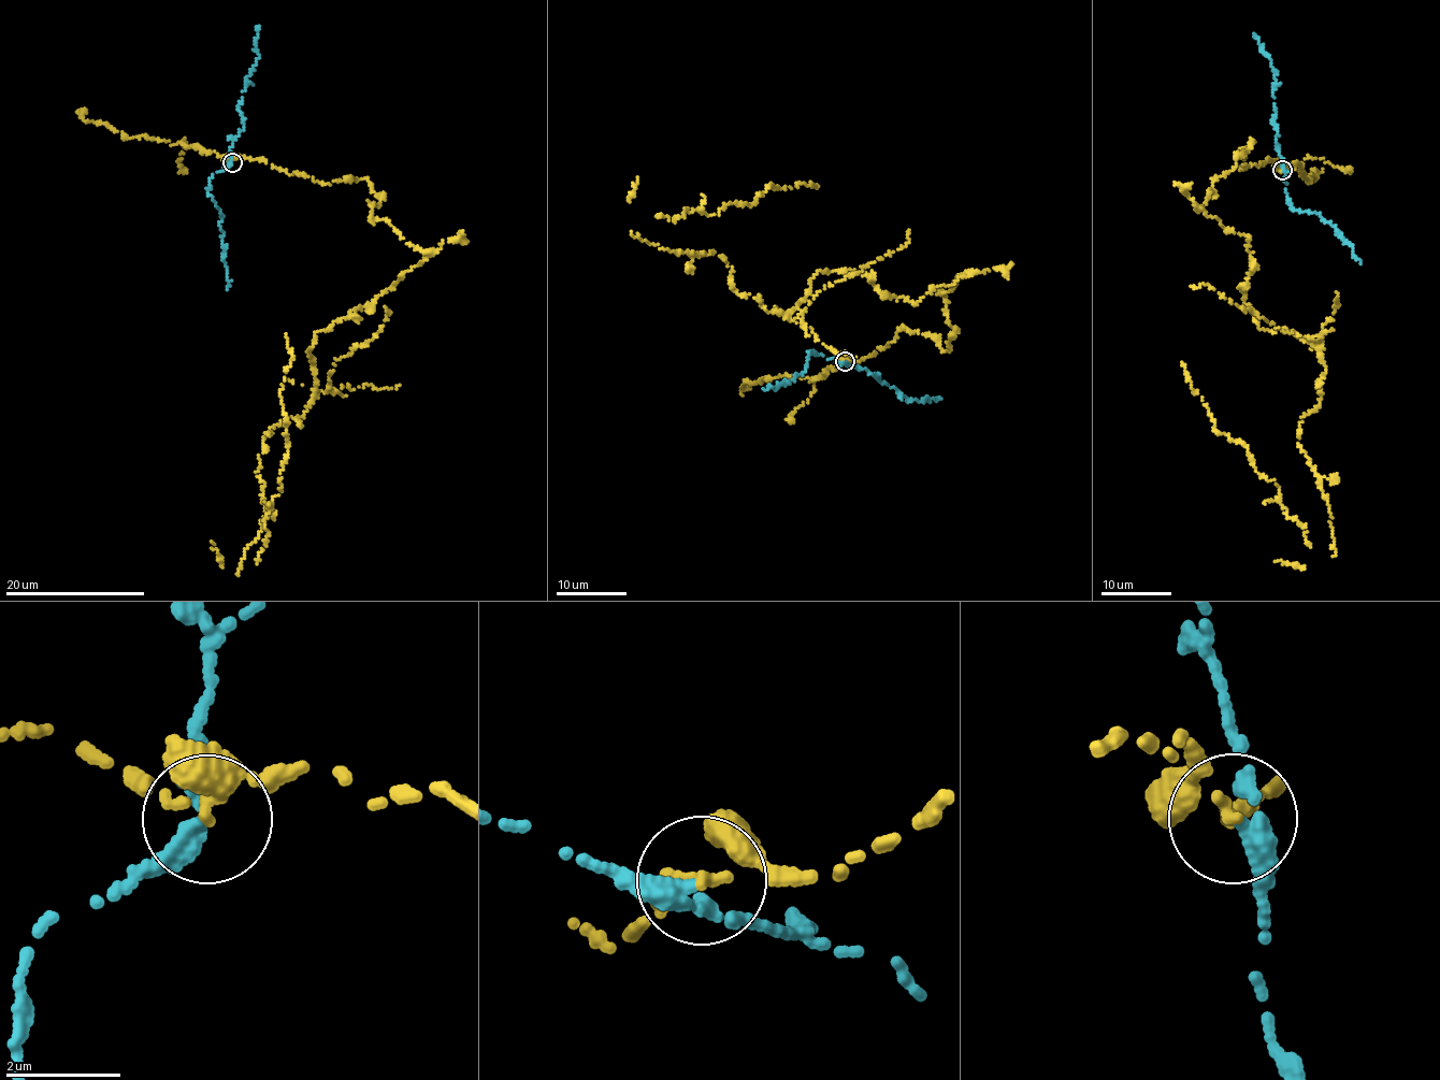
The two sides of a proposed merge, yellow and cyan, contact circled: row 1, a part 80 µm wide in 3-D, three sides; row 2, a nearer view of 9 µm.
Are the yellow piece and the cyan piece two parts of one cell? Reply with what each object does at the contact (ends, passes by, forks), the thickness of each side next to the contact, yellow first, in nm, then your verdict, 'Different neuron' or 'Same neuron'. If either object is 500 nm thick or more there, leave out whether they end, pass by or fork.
At the ring yellow ends. At the ring cyan passes by. Thickness 200 nm (yellow) against 280 nm. Different neuron

